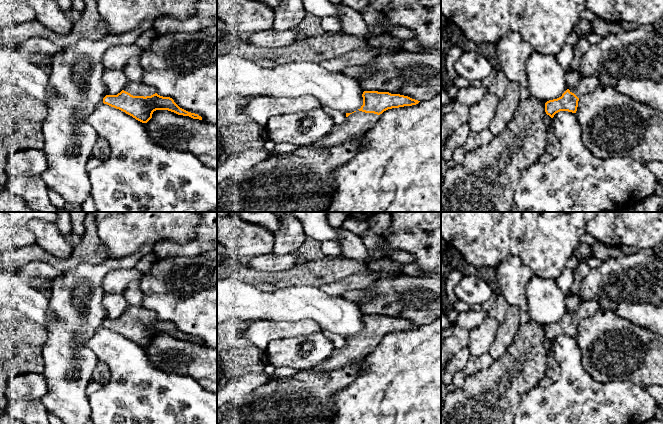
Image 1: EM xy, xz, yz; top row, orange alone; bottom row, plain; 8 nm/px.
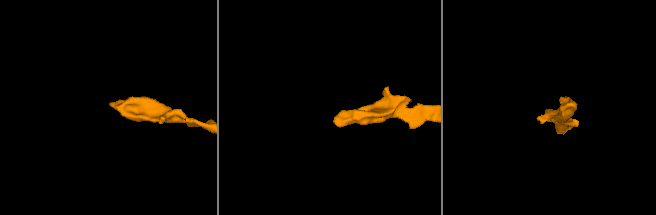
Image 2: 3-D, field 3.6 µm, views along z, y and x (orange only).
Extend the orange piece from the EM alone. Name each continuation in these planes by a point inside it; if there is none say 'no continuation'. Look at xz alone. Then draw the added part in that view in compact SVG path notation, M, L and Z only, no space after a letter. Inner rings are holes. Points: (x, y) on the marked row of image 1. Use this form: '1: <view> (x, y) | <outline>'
1: xz (358, 123) | M357 110L346 117L342 124L334 125L327 137L311 143L310 146L314 148L330 147L364 136L379 119L380 115Z

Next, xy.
1: xy (134, 88) | M127 82L124 91L130 93L133 96L151 96L156 93L156 90L142 82Z

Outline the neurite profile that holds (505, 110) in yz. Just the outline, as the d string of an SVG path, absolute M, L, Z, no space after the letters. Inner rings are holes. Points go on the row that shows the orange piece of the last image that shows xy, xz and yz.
M510 82L502 99L496 108L488 129L494 136L500 134L512 120L520 101L520 86L516 82Z

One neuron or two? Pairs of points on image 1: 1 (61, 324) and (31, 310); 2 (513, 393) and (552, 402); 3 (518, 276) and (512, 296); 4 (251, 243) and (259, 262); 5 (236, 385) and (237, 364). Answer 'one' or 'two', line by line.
1: two
2: two
3: one
4: two
5: two

